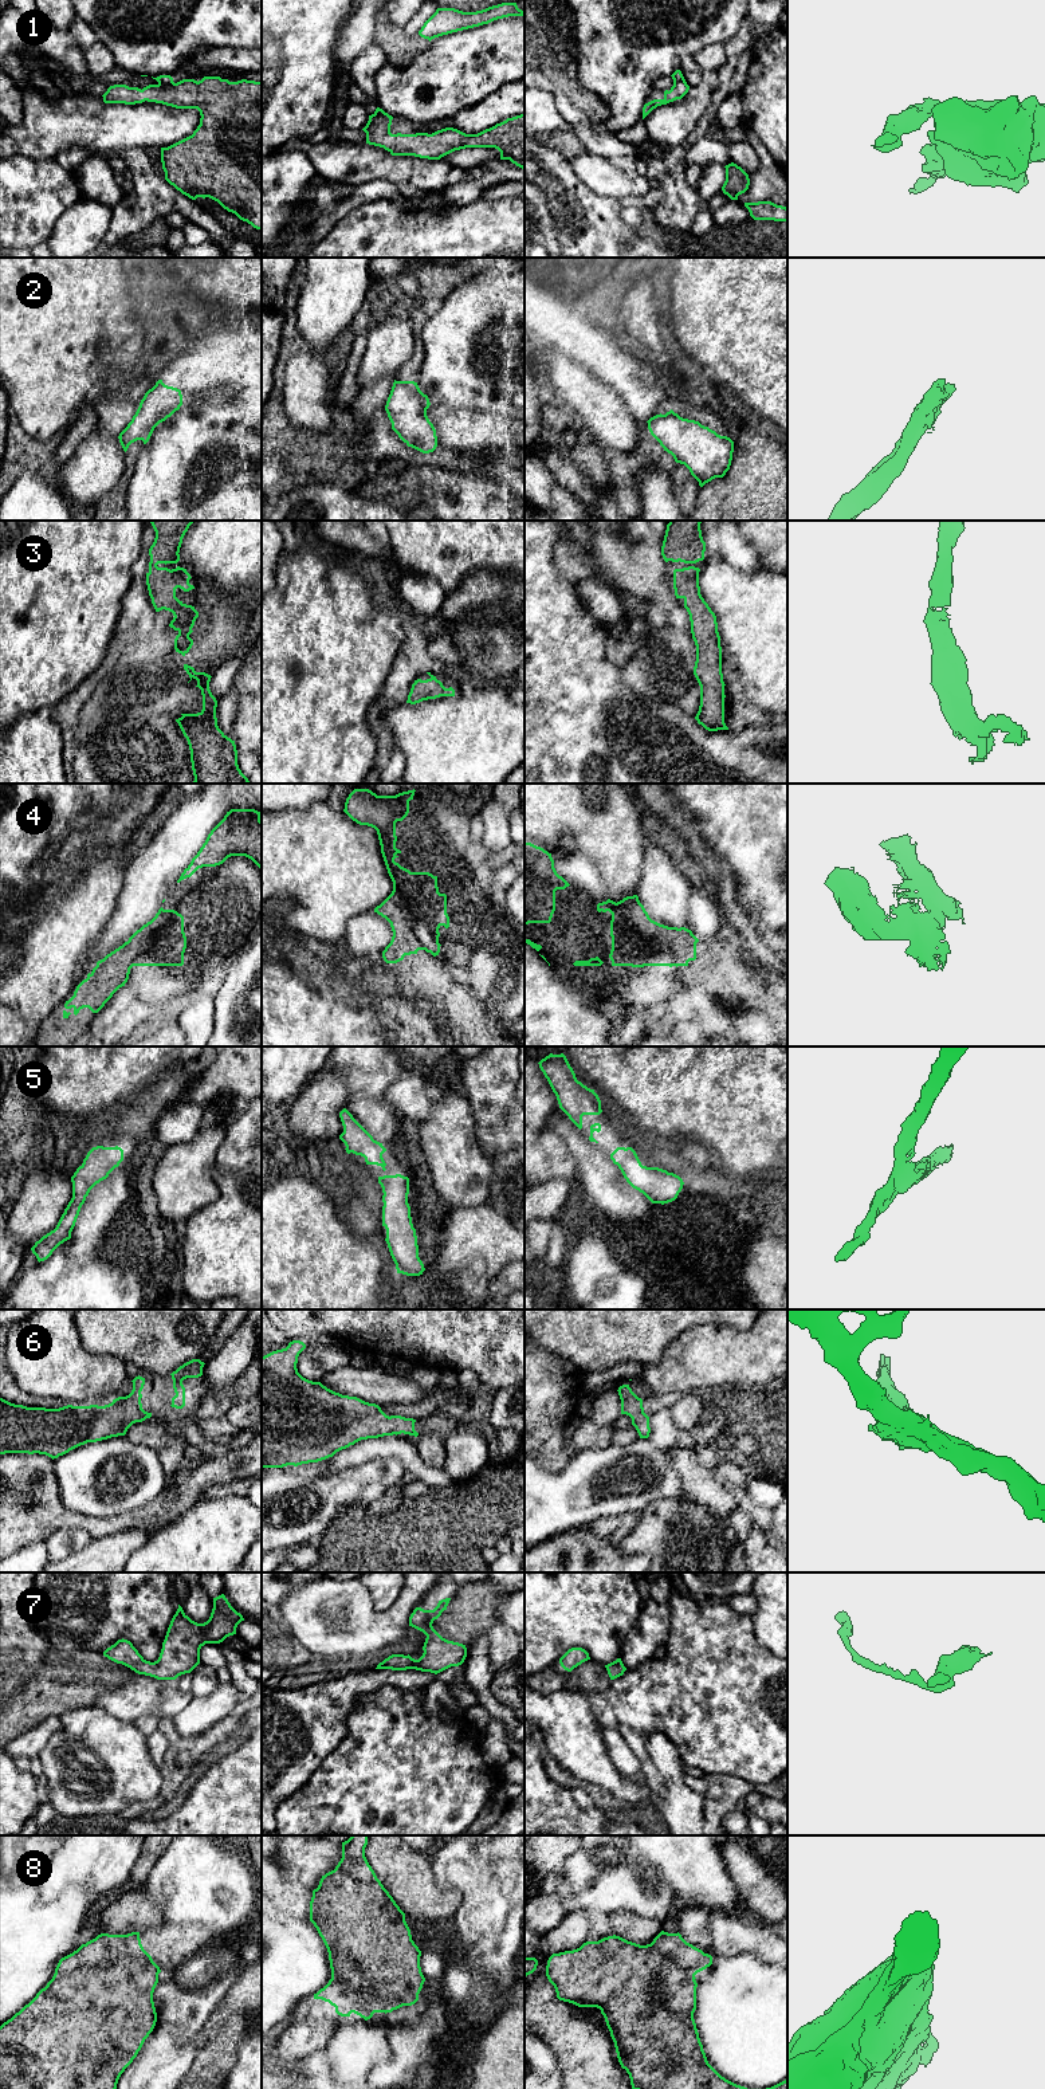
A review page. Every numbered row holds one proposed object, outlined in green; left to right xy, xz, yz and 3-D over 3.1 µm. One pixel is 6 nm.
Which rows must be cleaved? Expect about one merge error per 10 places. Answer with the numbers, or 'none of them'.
8

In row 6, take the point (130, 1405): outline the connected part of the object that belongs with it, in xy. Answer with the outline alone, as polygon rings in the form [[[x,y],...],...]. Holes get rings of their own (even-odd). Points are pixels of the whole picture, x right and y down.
[[[145,1378],[131,1382],[129,1395],[105,1406],[27,1407],[0,1398],[0,1454],[39,1453],[54,1460],[87,1442],[125,1436],[133,1424],[152,1417],[141,1403]]]

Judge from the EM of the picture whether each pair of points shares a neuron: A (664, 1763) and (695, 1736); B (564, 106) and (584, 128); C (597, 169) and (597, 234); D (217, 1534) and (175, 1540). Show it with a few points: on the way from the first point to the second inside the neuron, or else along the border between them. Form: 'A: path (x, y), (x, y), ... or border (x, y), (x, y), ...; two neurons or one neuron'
A: border (651, 1734), (663, 1734), (684, 1763); two neurons
B: path (569, 112), (580, 122); one neuron
C: border (574, 172), (597, 193), (620, 200); two neurons
D: path (207, 1540), (185, 1540); one neuron

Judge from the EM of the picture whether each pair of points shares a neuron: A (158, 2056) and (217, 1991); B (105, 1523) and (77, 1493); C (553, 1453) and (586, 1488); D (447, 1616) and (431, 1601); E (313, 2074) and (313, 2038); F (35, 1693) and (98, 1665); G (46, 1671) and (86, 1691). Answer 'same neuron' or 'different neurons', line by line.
A: same neuron
B: different neurons
C: different neurons
D: different neurons
E: different neurons
F: same neuron
G: same neuron

